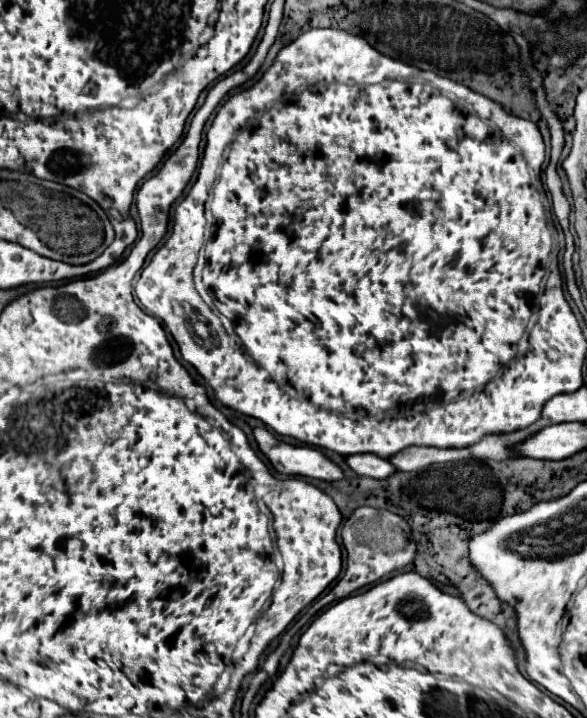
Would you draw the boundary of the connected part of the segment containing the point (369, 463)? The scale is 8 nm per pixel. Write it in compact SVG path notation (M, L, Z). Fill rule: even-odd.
M376 453L350 455L350 457L346 457L346 463L358 475L372 477L372 479L388 479L388 477L392 477L396 473L396 467L388 459L378 457Z

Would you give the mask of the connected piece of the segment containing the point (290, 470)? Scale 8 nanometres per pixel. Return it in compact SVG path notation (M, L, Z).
M256 427L254 437L260 451L270 459L273 468L284 475L302 475L320 481L340 481L344 471L319 448L295 446L279 439L266 427Z

